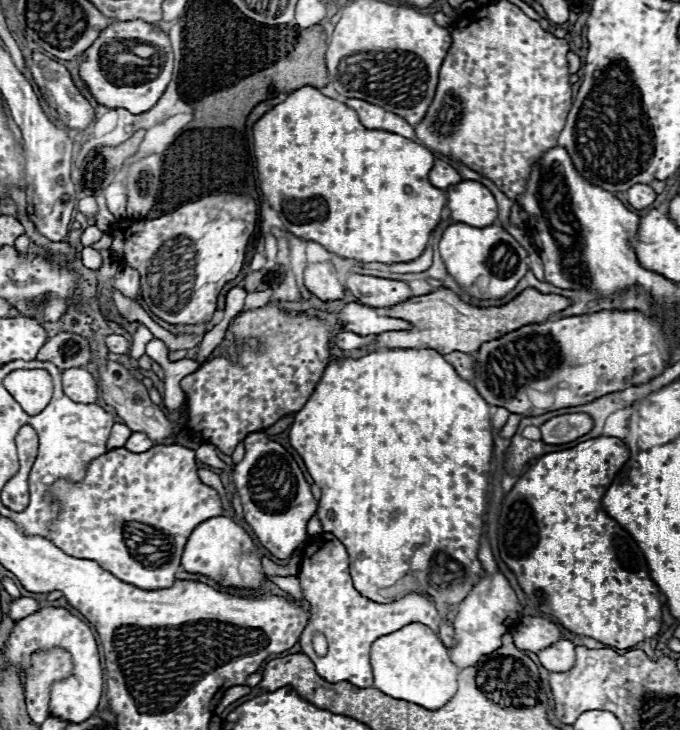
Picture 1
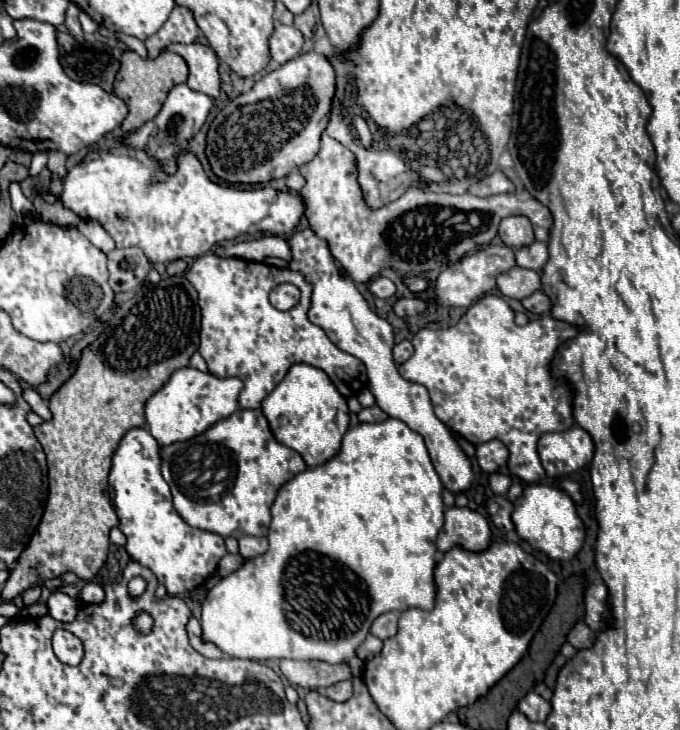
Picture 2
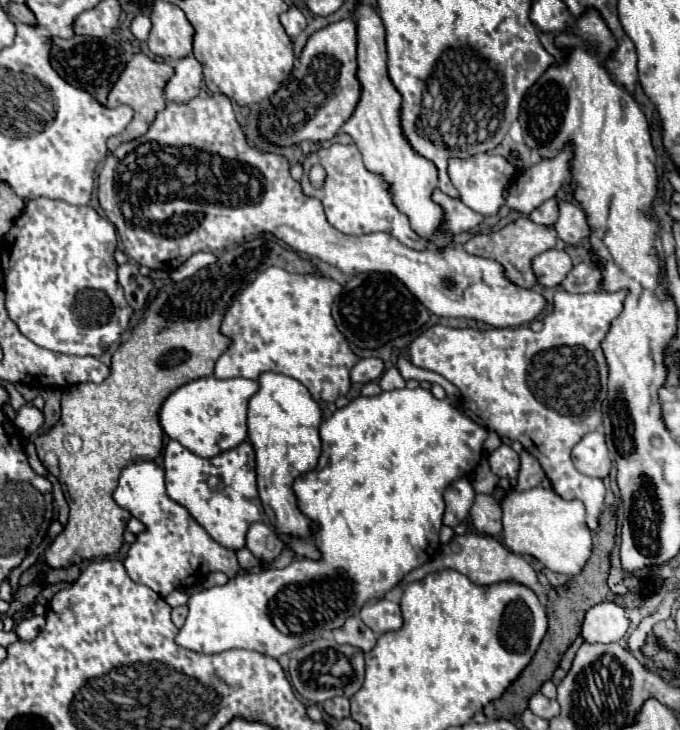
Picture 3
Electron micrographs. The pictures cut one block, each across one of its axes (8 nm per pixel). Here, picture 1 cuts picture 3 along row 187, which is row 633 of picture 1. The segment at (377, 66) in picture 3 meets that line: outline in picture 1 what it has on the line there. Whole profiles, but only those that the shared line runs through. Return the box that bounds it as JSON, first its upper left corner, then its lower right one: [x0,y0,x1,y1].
[370,622,460,710]

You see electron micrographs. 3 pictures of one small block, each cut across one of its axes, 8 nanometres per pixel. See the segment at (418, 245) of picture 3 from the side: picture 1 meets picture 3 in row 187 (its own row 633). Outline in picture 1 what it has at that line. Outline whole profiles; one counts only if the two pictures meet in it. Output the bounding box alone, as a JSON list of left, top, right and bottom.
[298,536,442,688]

